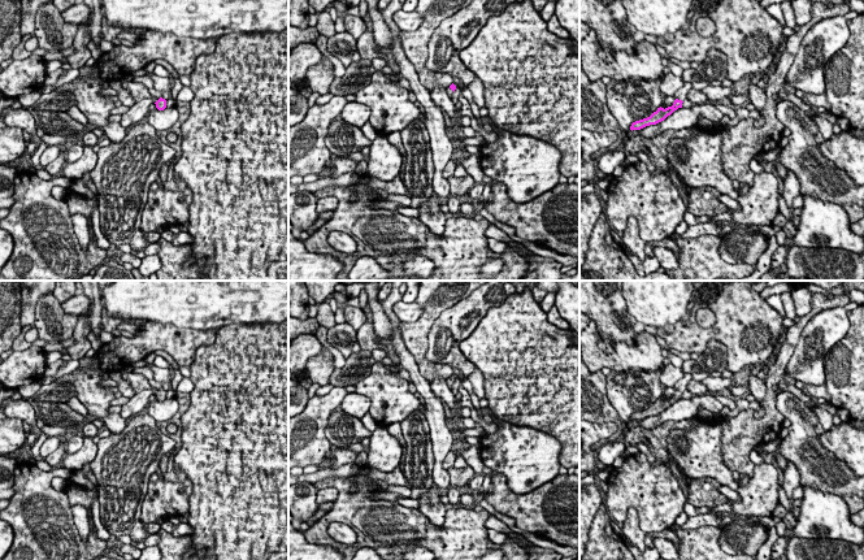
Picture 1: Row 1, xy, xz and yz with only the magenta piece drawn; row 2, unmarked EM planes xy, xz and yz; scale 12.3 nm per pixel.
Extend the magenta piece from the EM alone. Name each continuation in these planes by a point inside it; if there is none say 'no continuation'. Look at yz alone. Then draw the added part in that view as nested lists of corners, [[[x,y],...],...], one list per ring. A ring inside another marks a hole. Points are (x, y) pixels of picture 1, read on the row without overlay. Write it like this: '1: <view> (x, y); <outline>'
1: yz (681, 385); [[[685,373],[685,375],[676,382],[674,388],[683,392],[687,387],[687,383],[691,379],[692,379],[692,374],[691,373]]]

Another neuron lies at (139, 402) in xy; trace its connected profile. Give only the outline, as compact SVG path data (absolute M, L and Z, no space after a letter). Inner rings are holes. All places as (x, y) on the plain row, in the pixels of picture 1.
M143 390L140 392L136 392L133 398L129 399L126 404L122 405L120 414L123 418L129 418L138 413L142 413L147 408L151 395L153 395L152 390Z

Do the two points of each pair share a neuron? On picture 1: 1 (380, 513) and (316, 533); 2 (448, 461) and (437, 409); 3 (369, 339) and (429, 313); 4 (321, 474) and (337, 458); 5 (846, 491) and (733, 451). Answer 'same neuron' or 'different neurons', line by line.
1: same neuron
2: different neurons
3: different neurons
4: different neurons
5: different neurons

